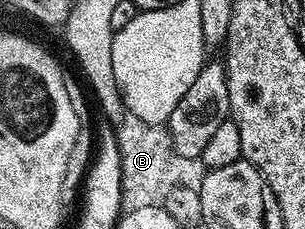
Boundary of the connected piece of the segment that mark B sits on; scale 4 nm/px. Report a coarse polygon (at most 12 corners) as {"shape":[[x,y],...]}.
{"shape":[[165,125],[116,126],[122,209],[160,206],[189,183]]}

